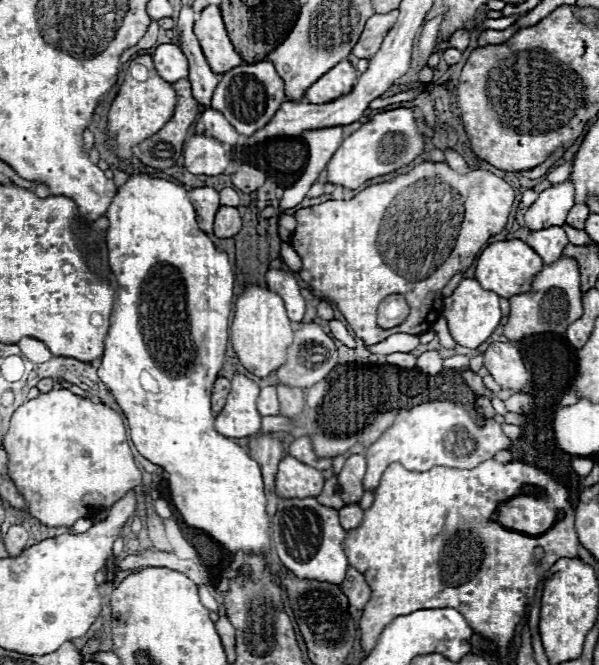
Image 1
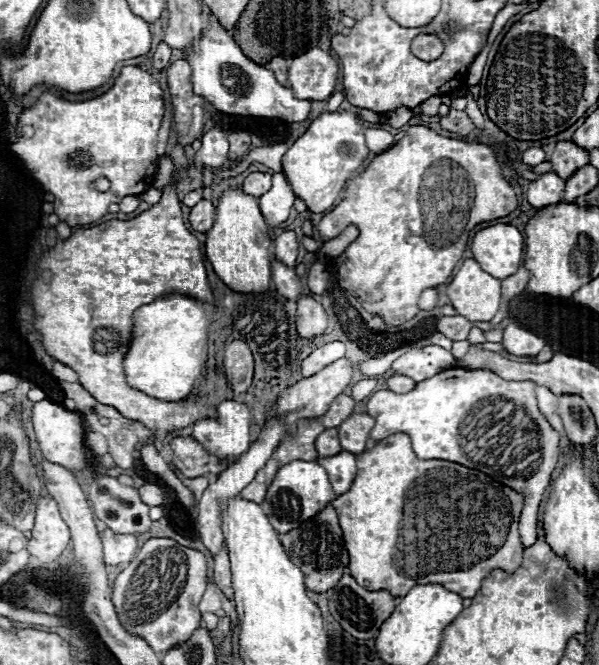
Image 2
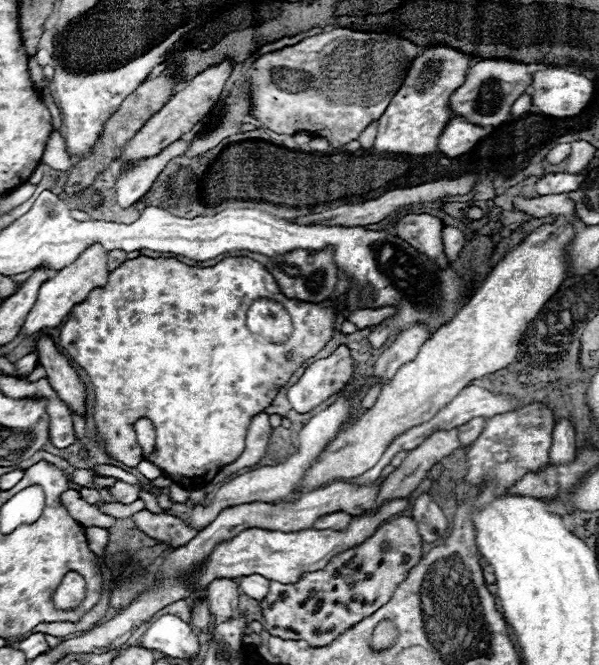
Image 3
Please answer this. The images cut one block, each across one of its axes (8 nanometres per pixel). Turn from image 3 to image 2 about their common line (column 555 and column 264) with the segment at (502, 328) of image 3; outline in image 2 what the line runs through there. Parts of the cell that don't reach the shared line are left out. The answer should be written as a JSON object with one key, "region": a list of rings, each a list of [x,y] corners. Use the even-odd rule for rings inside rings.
{"region":[[[240,188],[222,194],[216,206],[216,222],[208,232],[206,258],[218,278],[234,292],[264,294],[270,290],[270,236],[264,216],[258,208],[258,198],[242,194]]]}

